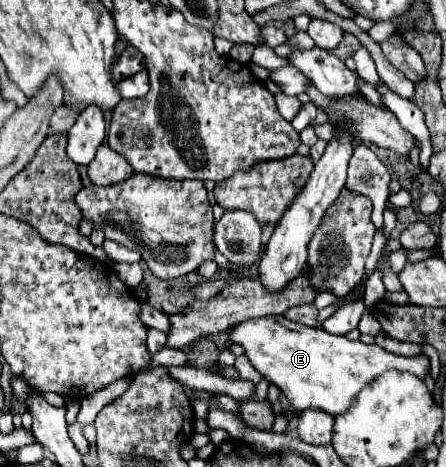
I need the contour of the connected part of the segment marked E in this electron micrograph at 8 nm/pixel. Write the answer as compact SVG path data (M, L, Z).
M261 316L235 324L229 328L229 342L245 348L253 368L275 384L297 412L303 412L305 408L319 408L335 416L345 412L353 396L357 396L369 380L375 380L385 370L407 370L421 378L429 372L427 356L397 356L377 344L369 346L361 340L351 342L345 336L335 336L321 328L307 328L299 322L291 322L285 316Z

